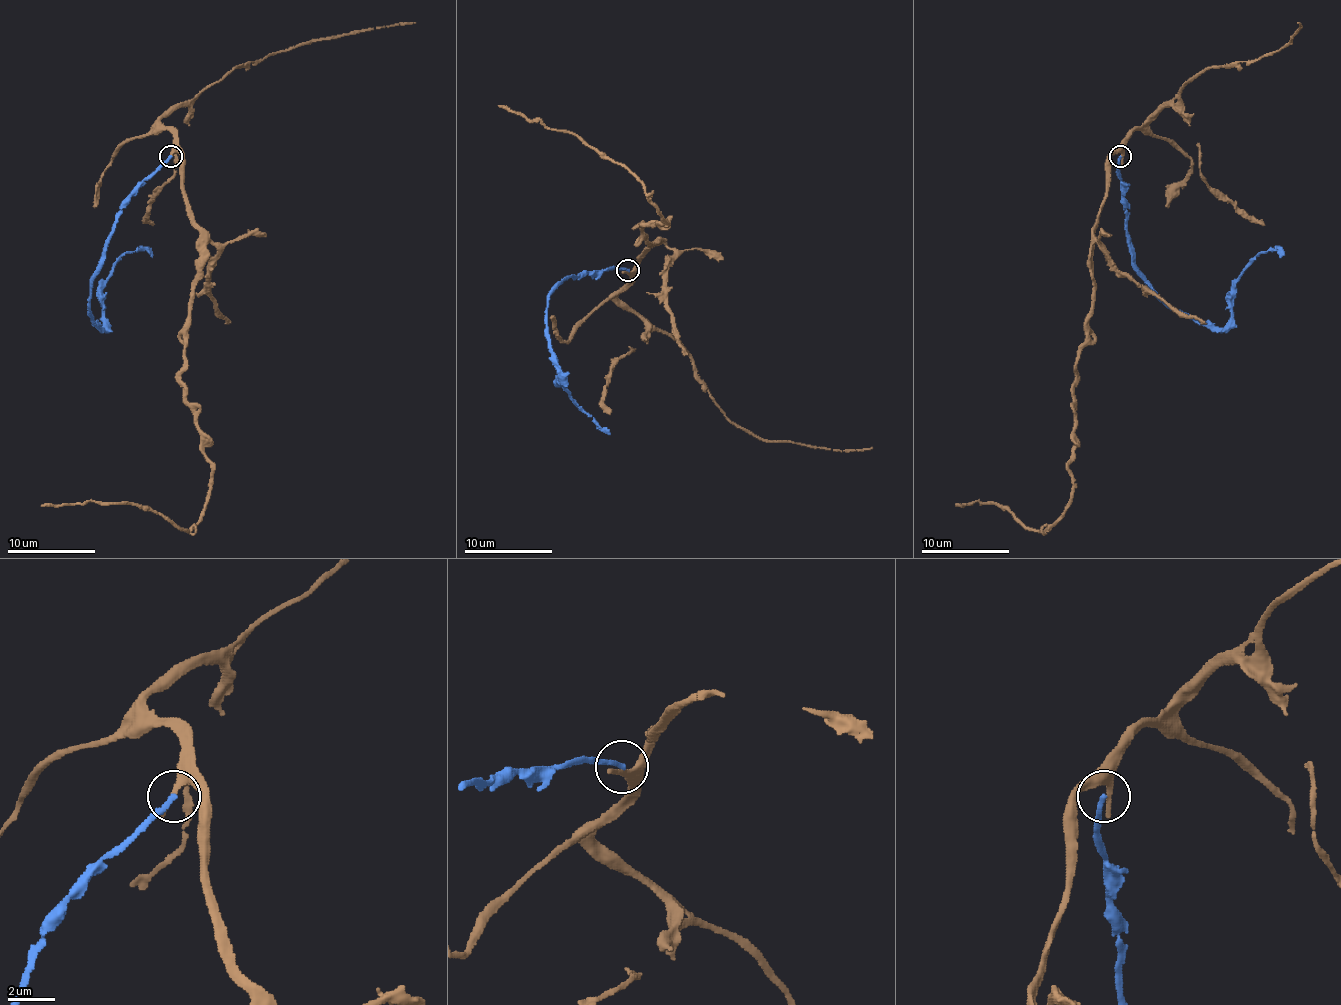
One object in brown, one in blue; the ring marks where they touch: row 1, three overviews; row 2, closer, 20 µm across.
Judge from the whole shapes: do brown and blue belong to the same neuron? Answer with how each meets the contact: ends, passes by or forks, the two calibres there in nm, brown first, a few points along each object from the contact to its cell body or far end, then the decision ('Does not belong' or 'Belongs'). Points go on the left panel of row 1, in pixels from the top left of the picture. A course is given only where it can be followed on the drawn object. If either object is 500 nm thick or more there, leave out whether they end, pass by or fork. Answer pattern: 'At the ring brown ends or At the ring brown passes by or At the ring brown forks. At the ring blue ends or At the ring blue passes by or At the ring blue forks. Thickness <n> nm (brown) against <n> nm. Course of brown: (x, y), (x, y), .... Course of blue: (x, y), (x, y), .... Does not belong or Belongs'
At the ring brown ends. At the ring blue ends. Thickness 280 nm (brown) against 220 nm. Course of brown: (171, 157), (182, 157), (200, 232), (180, 387), (211, 464), (206, 509), (180, 531), (133, 504), (41, 506). Course of blue: (171, 157), (111, 234), (91, 321), (100, 327), (111, 267), (127, 252), (153, 254). Does not belong

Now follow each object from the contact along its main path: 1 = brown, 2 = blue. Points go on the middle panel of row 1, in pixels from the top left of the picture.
1: (628, 271), (657, 242), (637, 227), (668, 218), (624, 167), (575, 134), (529, 123), (498, 105)
2: (628, 271), (586, 271), (568, 275), (548, 295), (548, 348), (557, 372), (557, 384), (610, 434)

